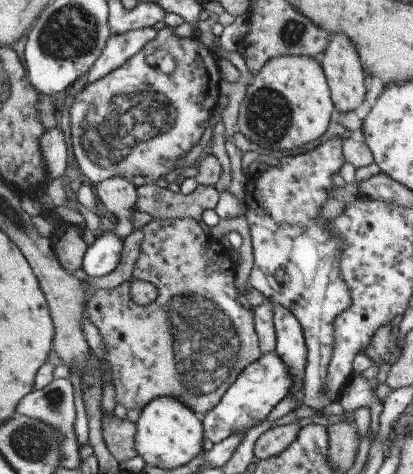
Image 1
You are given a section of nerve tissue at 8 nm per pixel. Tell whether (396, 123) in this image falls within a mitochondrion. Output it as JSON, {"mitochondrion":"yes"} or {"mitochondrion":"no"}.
{"mitochondrion":"yes"}

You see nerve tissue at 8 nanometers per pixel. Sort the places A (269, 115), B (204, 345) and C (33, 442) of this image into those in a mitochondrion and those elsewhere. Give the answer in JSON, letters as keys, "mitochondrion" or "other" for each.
{"A":"mitochondrion","B":"mitochondrion","C":"mitochondrion"}

